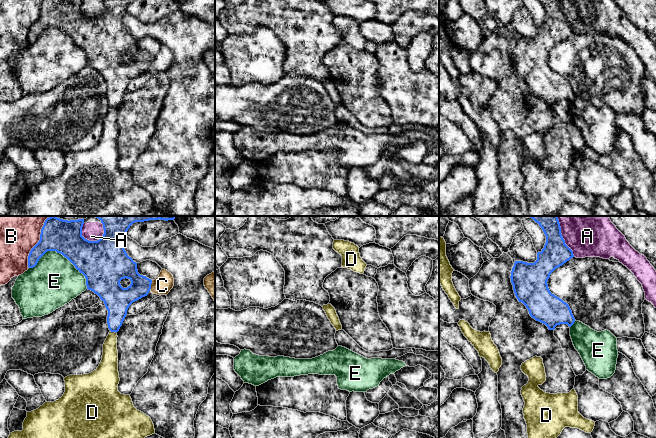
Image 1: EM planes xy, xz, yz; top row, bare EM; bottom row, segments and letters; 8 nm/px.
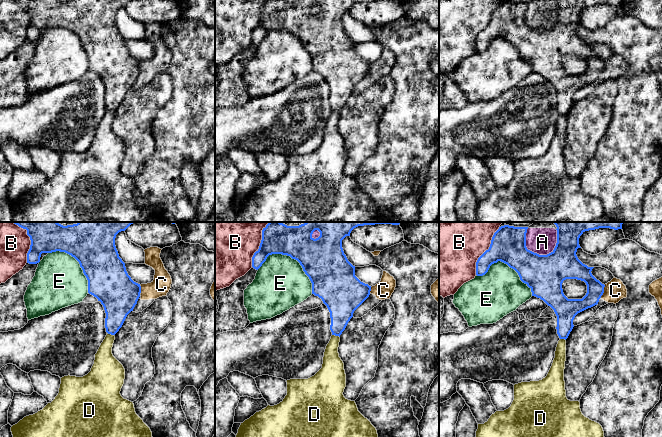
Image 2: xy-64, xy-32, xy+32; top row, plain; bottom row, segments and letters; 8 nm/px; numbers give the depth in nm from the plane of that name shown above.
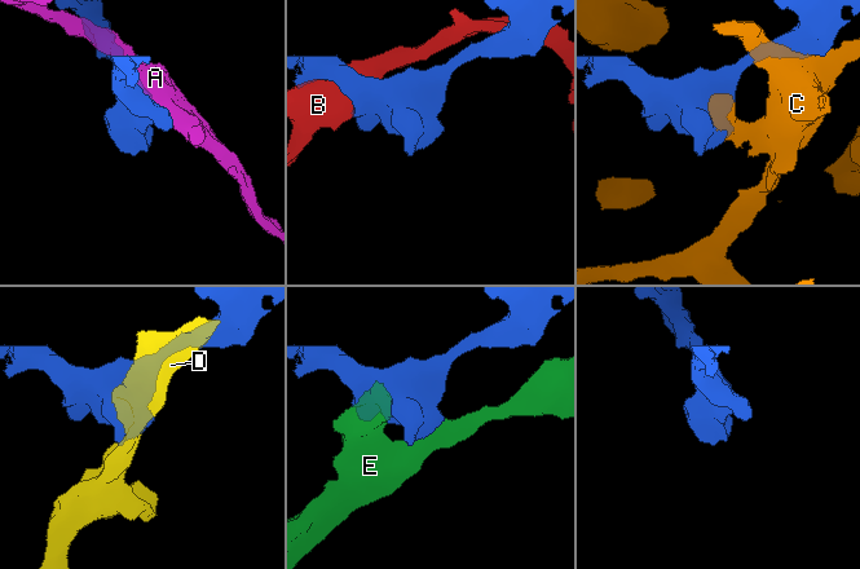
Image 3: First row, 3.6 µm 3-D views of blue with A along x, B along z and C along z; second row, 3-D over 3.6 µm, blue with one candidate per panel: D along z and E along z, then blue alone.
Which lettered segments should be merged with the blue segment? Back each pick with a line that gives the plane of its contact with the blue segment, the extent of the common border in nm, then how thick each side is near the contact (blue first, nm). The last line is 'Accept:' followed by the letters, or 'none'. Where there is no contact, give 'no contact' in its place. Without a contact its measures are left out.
Accept: none

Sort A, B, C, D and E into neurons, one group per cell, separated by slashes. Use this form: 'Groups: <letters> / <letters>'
Groups: A / B / C / D / E

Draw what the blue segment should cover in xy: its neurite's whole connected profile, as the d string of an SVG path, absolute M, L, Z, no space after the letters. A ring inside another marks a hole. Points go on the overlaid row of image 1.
M50 216L41 229L39 242L31 249L28 256L28 267L33 268L47 251L56 251L66 257L86 278L88 290L97 294L108 310L107 324L111 332L118 332L127 315L129 306L148 295L152 280L140 275L137 263L129 257L123 247L123 238L135 222L149 220L174 220L176 216L95 216L103 224L104 234L97 241L89 241L82 236L84 219L63 220ZM122 279L129 279L131 284L123 288Z

